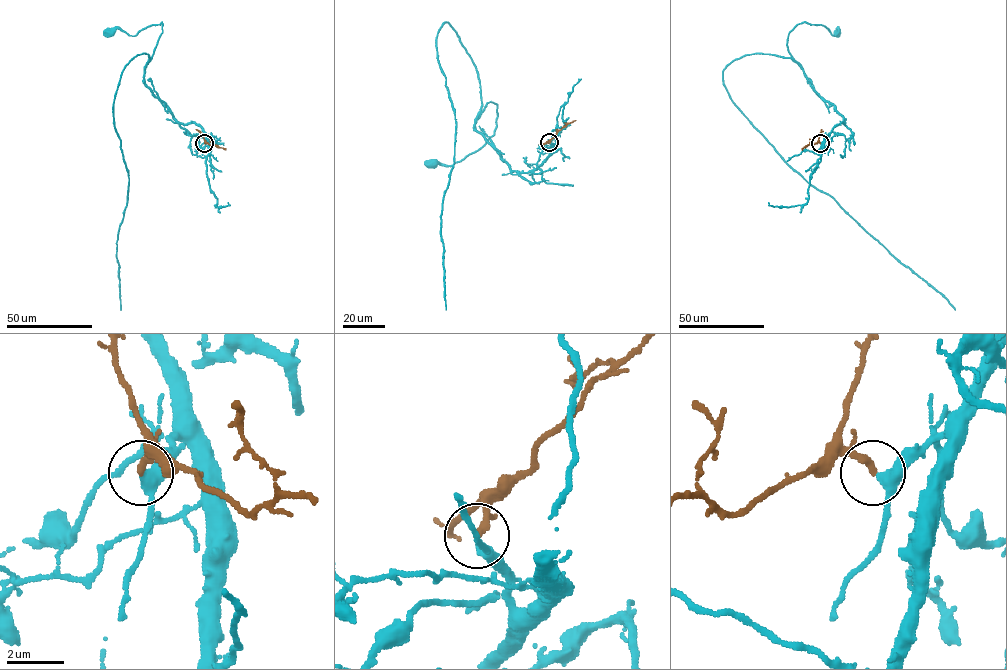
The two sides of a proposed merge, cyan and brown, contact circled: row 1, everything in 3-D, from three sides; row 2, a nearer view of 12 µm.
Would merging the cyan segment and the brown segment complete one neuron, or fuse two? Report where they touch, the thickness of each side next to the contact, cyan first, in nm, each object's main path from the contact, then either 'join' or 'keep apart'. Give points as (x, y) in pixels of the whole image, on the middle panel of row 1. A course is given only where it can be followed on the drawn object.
at (549, 142); 320 nm thick on the cyan side, 280 nm on the other; cyan runs (549, 143), (536, 168), (512, 171), (475, 129), (490, 101), (494, 133), (451, 165), (431, 164); brown runs (549, 142), (557, 132), (575, 120); join

